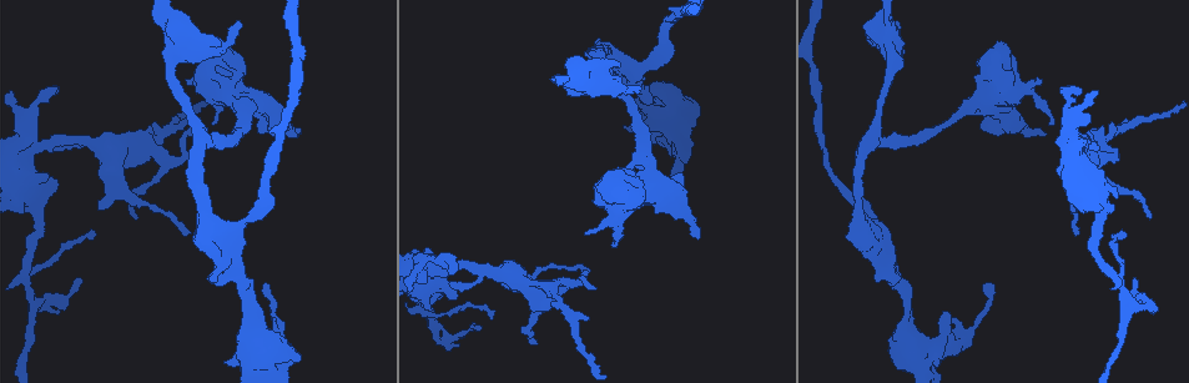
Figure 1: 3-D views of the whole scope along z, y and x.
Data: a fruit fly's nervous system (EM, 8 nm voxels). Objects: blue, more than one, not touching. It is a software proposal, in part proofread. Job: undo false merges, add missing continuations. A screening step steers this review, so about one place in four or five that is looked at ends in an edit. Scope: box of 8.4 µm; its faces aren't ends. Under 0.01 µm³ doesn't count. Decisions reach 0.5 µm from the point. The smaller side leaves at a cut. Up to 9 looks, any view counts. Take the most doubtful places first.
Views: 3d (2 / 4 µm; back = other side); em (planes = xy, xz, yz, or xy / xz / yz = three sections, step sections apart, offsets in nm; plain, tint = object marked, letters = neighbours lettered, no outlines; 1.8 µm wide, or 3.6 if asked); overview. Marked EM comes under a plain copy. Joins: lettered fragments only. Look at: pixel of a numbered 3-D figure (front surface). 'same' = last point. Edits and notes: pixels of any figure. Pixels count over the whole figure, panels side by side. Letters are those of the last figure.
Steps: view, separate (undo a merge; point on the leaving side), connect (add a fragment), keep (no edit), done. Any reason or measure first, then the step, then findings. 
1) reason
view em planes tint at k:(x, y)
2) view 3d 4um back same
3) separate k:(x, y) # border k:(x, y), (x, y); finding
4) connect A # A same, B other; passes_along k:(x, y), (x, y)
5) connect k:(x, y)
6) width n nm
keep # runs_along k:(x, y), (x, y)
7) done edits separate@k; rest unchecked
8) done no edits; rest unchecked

branch stops here
view 3d 4um at 1:(1043, 135)

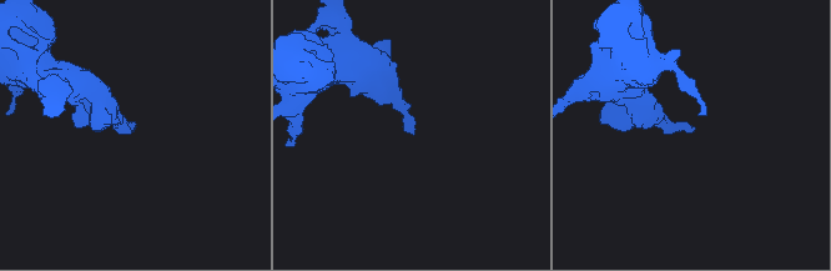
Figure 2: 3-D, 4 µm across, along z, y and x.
need the tissue
view em planes letters at 2:(690, 129)

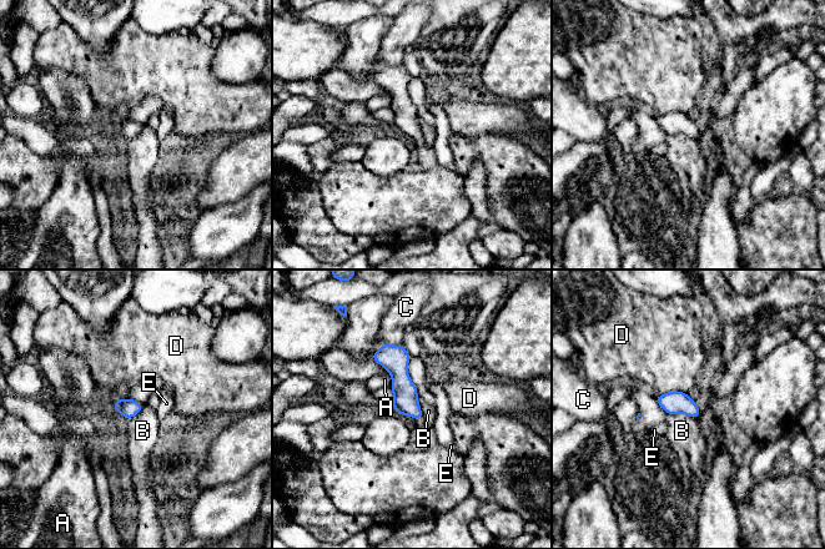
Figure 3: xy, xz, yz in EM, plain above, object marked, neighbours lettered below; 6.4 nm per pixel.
width 130 nm
keep # A other, B other, C other, D other, E other; runs_along 3:(383, 347), (418, 416); no lettered fragment goes on from it

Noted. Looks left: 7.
tapers out
view 3d 2um at 1:(59, 310)

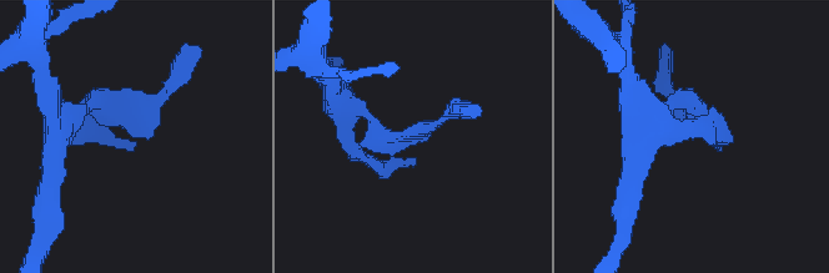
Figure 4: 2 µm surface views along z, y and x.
shape alone is not enough
view em planes tint at 4:(413, 167)

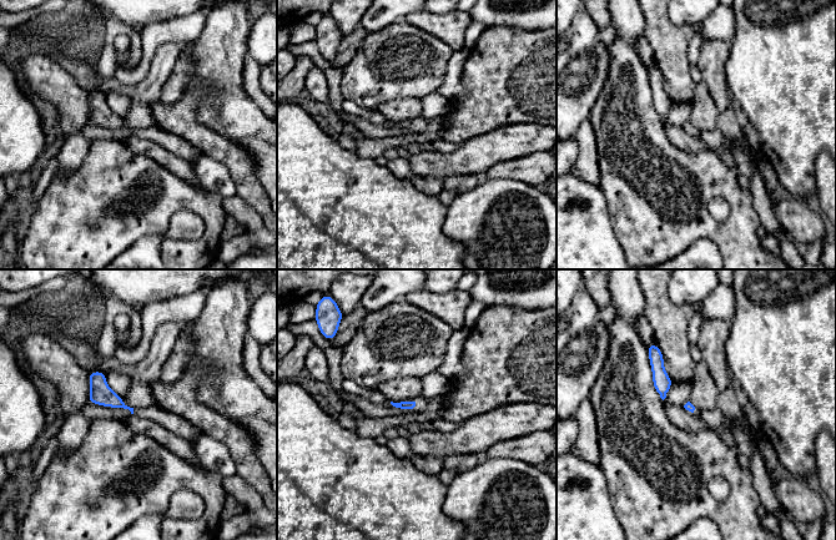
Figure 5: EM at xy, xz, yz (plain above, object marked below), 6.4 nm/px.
what lies round it
view em planes letters same

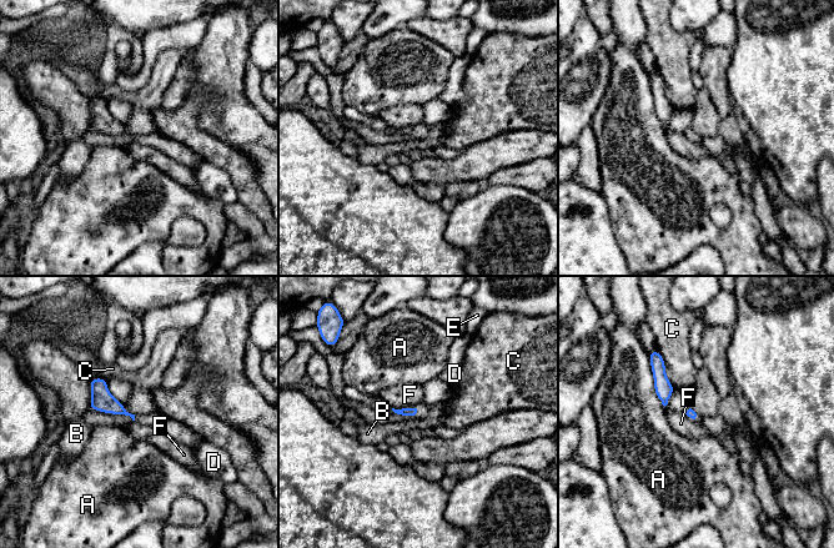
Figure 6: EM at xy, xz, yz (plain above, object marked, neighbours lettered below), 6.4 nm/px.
keep # A other, B other, C other, D other, E other, F other; border 6:(418, 405), (392, 408); none of them fits

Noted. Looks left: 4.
view 3d 4um at 1:(204, 143)

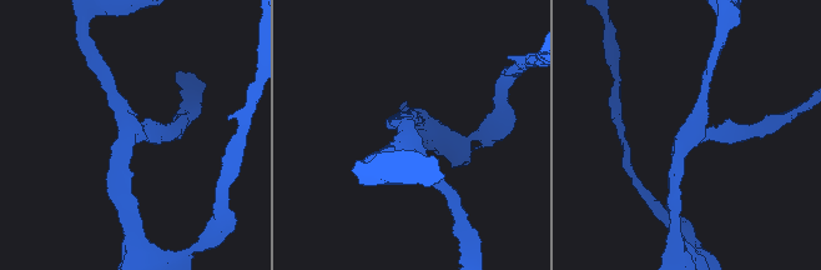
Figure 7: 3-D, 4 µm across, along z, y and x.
view em 3.6um xy step 4 tint at 7:(693, 132)

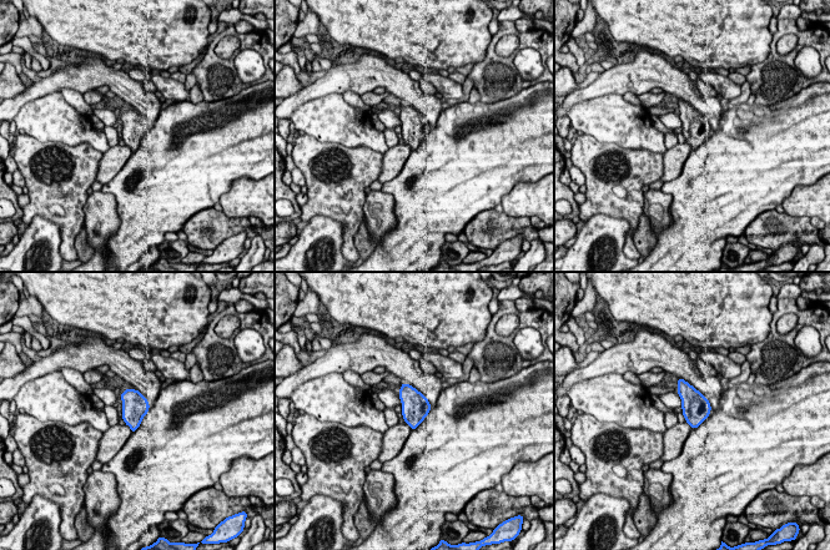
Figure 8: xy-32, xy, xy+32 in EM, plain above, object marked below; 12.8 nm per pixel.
see the neighbours
view em 3.6um xy step 4 letters same

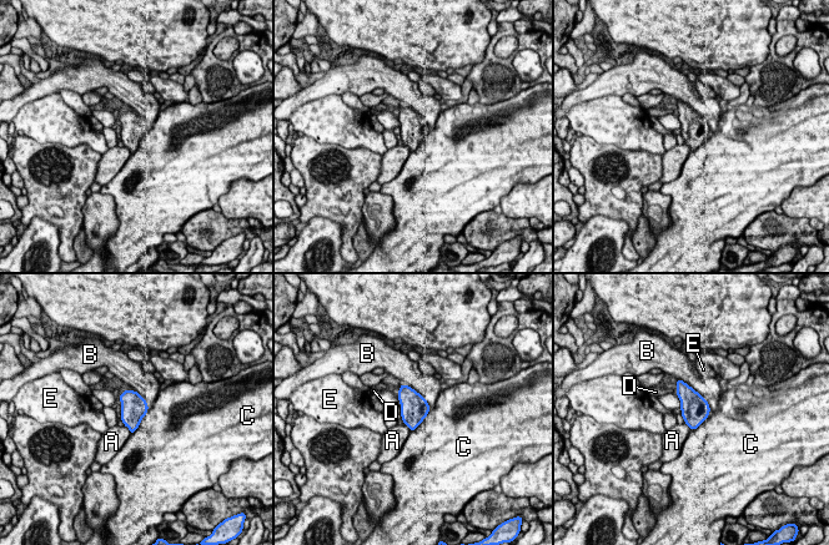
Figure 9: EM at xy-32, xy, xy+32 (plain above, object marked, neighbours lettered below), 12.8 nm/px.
width 320 nm
keep # A other, B other, C other, D other, E other; border 9:(149, 407), (139, 427), (131, 434); continuous, no second cell

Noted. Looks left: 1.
done no edits; rest unchecked

